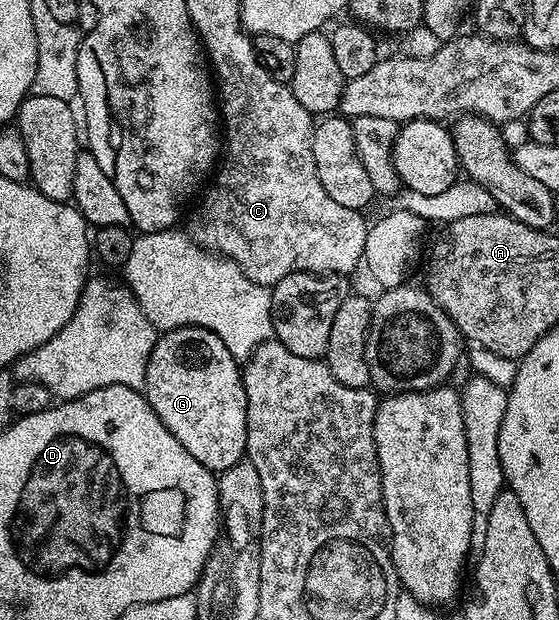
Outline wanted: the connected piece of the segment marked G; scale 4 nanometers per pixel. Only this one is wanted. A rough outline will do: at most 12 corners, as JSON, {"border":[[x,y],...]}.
{"border":[[167,329],[144,396],[217,475],[246,457],[240,362],[212,331]]}

